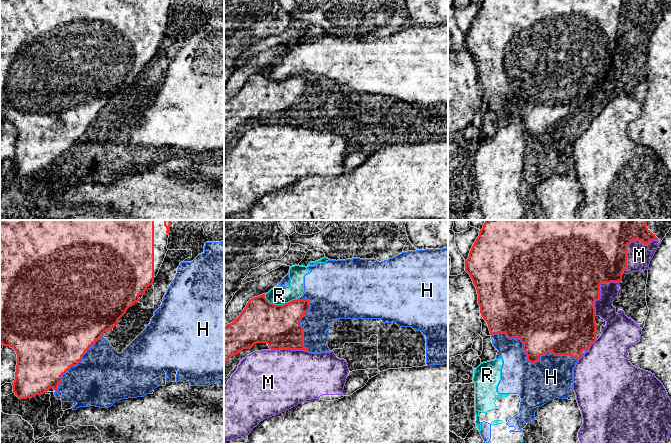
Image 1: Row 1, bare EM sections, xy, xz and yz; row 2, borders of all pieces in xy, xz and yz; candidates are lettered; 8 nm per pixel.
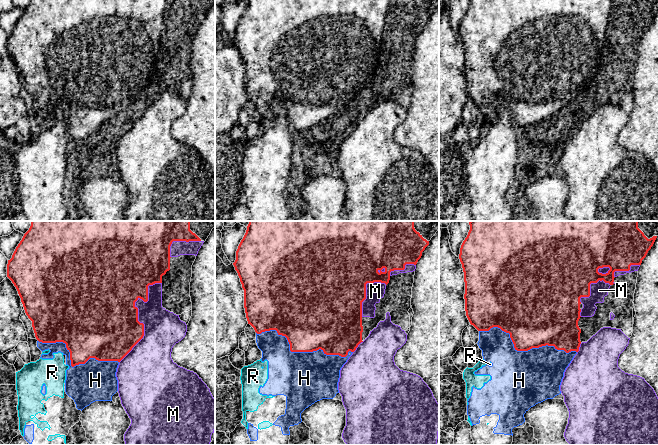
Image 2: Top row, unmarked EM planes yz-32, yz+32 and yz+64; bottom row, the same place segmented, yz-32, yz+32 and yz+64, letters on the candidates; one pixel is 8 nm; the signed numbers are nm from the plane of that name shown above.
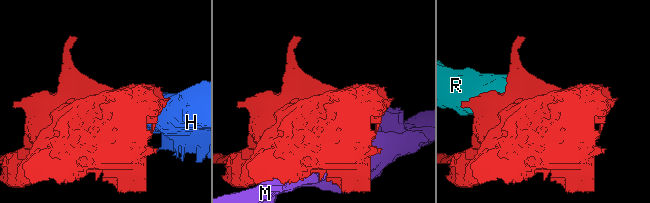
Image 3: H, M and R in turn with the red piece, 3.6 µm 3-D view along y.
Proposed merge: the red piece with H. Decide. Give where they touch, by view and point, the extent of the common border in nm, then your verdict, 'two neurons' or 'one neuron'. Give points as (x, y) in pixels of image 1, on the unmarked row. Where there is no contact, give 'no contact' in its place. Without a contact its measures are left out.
yz (529, 137) | 750 nm | two neurons

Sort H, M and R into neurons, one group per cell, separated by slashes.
H R / M

